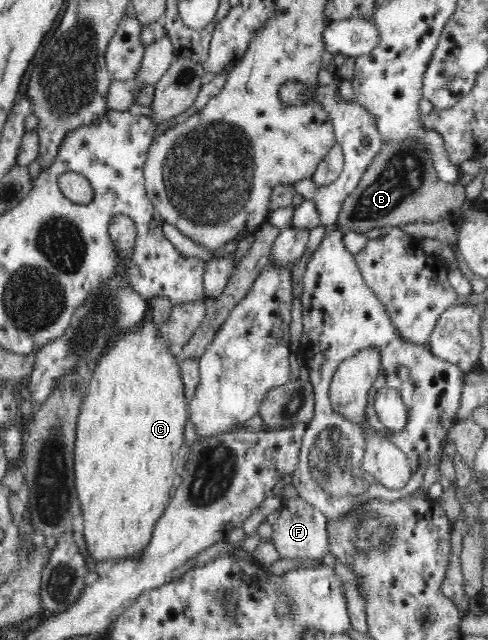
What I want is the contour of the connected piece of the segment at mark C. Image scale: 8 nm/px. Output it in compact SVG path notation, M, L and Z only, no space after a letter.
M151 318L146 319L145 324L140 328L135 328L133 332L126 333L120 341L117 341L105 355L102 361L94 368L93 376L88 383L88 393L83 397L77 426L75 431L74 449L74 483L76 493L81 507L81 514L84 517L84 541L88 543L88 555L90 559L96 559L96 563L106 561L106 559L138 559L144 555L150 539L152 539L154 525L161 516L161 513L169 504L170 491L176 485L181 453L185 447L184 425L188 417L187 401L185 398L184 384L180 374L180 362L177 361L174 349L167 340L165 334L158 334L154 322Z

